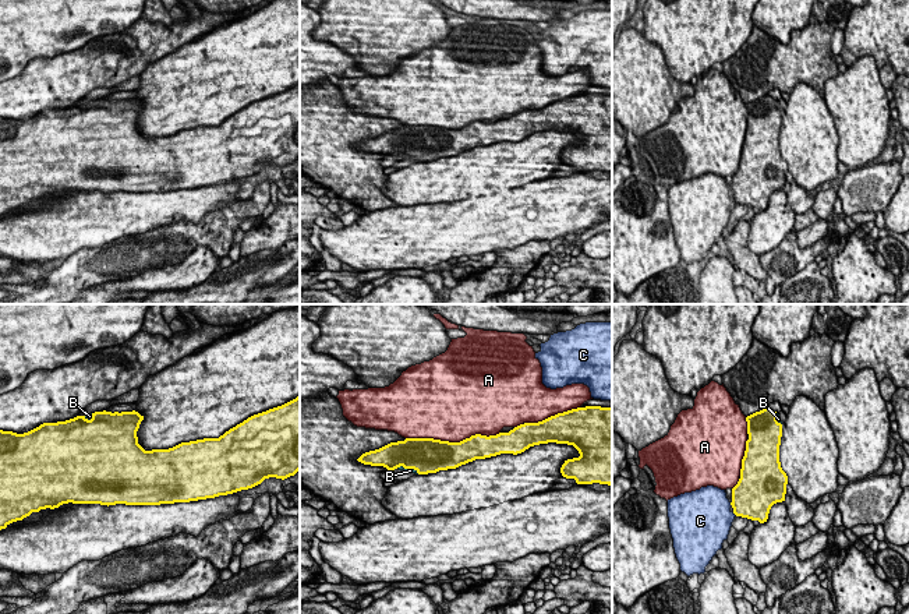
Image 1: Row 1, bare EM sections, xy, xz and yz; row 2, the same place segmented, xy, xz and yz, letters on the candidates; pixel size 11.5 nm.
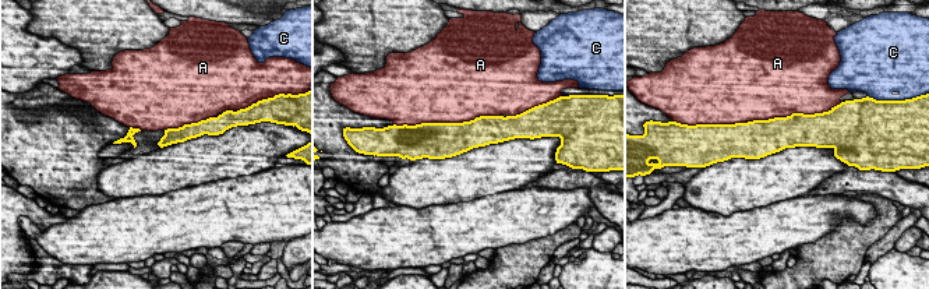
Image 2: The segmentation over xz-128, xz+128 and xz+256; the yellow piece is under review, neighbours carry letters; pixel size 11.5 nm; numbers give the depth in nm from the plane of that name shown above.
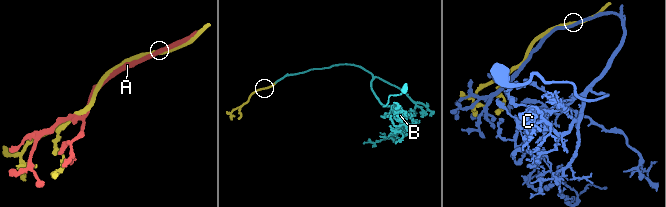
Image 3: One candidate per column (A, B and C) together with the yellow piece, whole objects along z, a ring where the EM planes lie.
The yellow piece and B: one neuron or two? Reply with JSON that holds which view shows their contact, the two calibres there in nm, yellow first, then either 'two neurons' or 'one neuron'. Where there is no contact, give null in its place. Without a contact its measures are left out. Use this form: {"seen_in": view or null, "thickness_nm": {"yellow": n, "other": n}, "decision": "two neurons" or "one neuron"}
{"seen_in": "xz", "thickness_nm": {"yellow": 400, "other": 60}, "decision": "one neuron"}

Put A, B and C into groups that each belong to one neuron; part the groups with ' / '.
A / B / C

